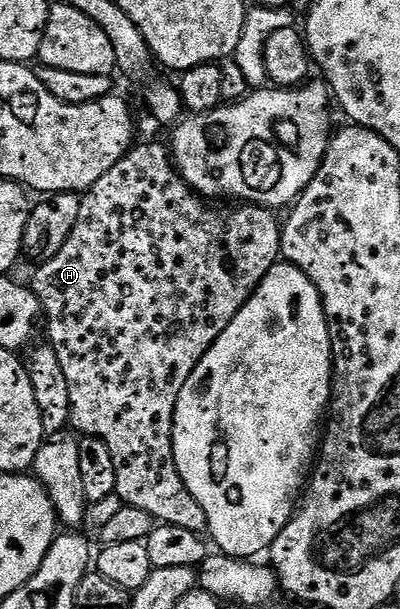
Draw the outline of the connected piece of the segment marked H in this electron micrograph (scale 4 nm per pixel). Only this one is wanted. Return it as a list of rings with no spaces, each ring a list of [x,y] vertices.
[[[149,142],[146,146],[134,145],[125,154],[107,176],[99,176],[90,190],[84,191],[79,208],[79,220],[75,220],[75,228],[71,228],[71,236],[51,260],[40,263],[33,274],[31,289],[33,295],[41,301],[44,321],[49,321],[53,331],[47,338],[55,356],[59,356],[59,365],[67,376],[67,385],[71,387],[71,408],[73,409],[72,425],[81,429],[82,435],[97,437],[111,450],[115,462],[116,497],[131,508],[143,508],[145,512],[161,524],[187,528],[191,532],[201,534],[208,531],[209,521],[195,496],[183,484],[177,471],[175,452],[173,451],[173,421],[175,408],[179,400],[179,392],[183,392],[183,384],[195,372],[199,360],[219,340],[219,336],[235,320],[235,316],[247,304],[247,300],[259,288],[259,284],[271,272],[271,268],[281,258],[282,223],[272,209],[252,204],[234,205],[234,210],[220,210],[220,205],[210,204],[200,194],[185,183],[185,179],[175,169],[170,147],[160,146],[157,142]]]

